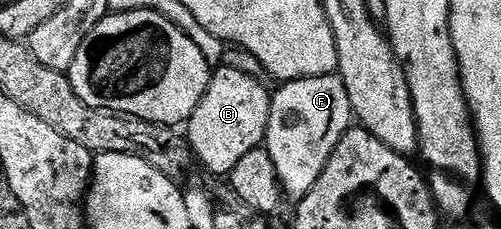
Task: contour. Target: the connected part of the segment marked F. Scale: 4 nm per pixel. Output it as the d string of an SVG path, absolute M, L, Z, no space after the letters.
M337 75L288 81L279 89L282 90L273 94L270 103L270 118L266 128L264 147L268 151L272 163L276 163L276 175L282 184L283 194L289 200L291 197L291 202L297 203L306 198L308 191L312 191L312 187L322 174L336 143L346 134L346 130L351 128L350 100L341 77Z

